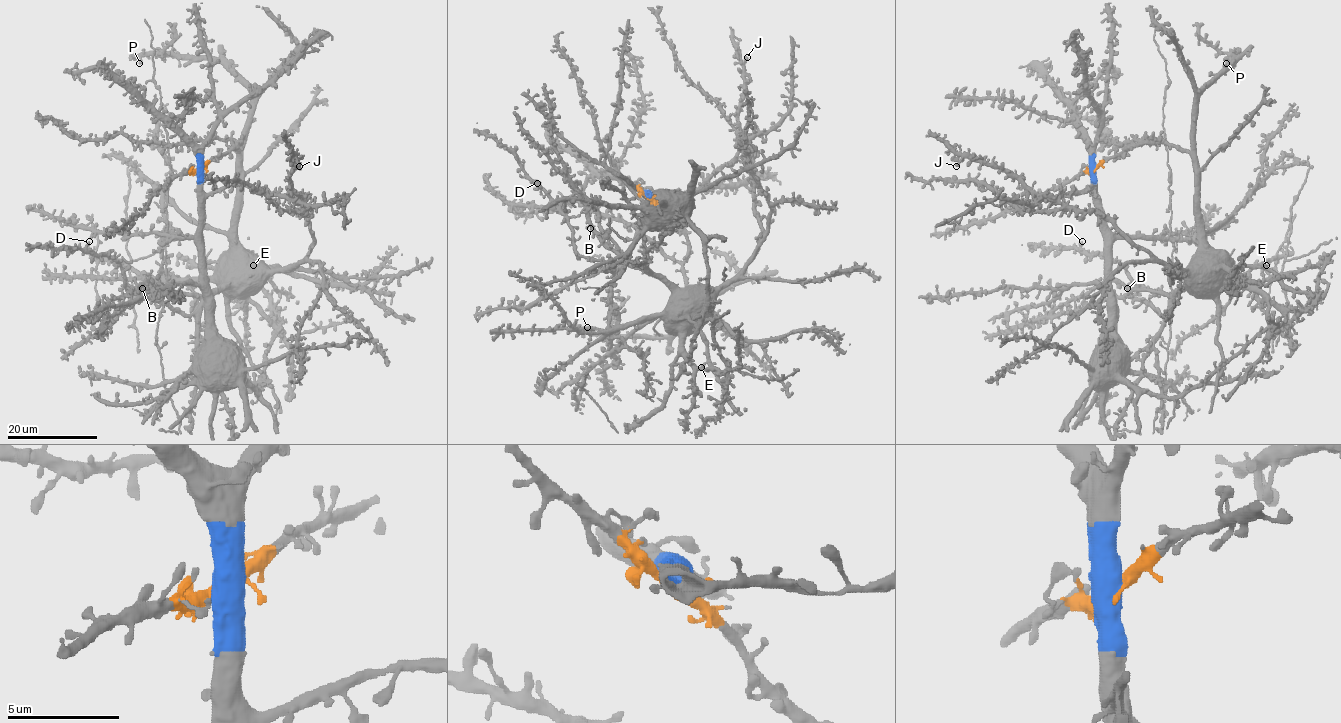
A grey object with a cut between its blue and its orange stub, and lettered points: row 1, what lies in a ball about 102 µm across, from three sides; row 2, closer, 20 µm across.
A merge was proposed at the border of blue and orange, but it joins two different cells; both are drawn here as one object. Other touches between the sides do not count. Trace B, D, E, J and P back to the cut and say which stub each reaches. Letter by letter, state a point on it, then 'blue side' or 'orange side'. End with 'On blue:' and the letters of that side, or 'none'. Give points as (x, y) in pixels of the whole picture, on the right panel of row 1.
B: (1127, 288) | orange side
D: (1082, 241) | orange side
E: (1266, 265) | orange side
J: (956, 166) | orange side
P: (1226, 63) | orange side
On blue: none

